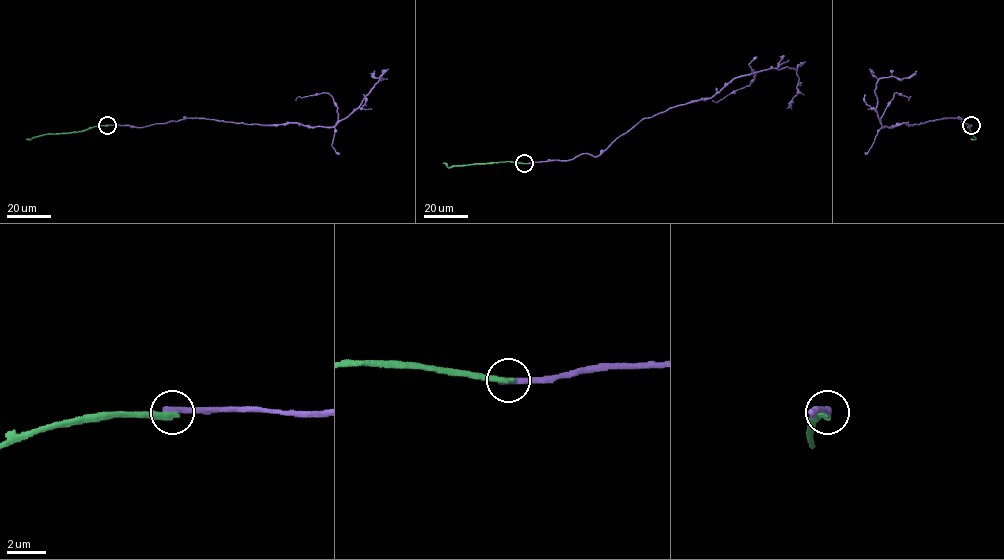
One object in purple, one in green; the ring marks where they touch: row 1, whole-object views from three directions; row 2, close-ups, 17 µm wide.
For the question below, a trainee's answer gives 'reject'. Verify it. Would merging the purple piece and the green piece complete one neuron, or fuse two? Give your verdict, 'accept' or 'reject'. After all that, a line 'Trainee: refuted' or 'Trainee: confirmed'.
reject
Trainee: confirmed

